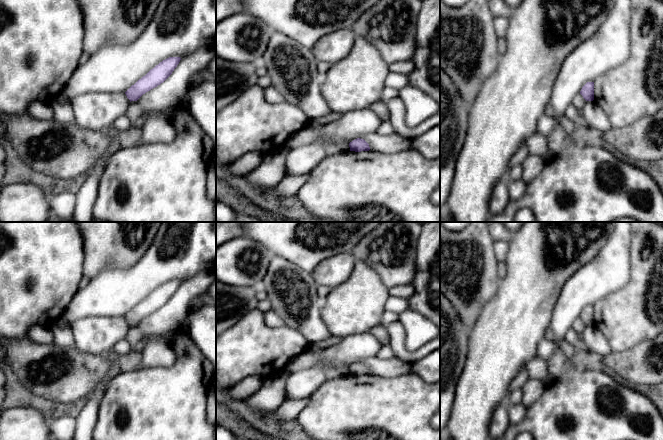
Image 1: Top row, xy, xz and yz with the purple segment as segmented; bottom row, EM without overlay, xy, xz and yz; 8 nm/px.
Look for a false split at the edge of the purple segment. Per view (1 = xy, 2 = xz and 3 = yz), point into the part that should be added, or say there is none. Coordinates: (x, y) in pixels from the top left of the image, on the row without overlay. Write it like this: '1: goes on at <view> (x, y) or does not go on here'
1: does not go on here
2: does not go on here
3: does not go on here

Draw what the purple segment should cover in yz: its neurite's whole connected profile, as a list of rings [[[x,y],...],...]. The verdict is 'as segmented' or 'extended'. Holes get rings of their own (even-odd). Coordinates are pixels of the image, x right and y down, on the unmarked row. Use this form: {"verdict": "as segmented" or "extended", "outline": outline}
{"verdict": "as segmented", "outline": [[[587,306],[581,313],[580,318],[586,325],[594,324],[594,306]]]}

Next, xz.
{"verdict": "as segmented", "outline": [[[357,362],[349,367],[350,375],[361,376],[361,375],[369,375],[369,368],[361,362]]]}

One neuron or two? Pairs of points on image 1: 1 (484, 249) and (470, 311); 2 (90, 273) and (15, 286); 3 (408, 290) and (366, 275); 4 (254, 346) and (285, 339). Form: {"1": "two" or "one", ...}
{"1": "one", "2": "two", "3": "two", "4": "one"}

